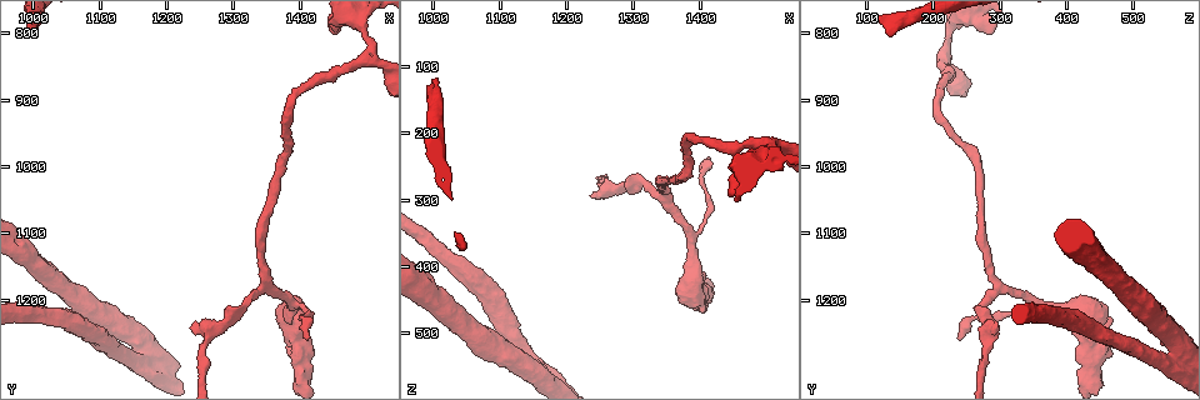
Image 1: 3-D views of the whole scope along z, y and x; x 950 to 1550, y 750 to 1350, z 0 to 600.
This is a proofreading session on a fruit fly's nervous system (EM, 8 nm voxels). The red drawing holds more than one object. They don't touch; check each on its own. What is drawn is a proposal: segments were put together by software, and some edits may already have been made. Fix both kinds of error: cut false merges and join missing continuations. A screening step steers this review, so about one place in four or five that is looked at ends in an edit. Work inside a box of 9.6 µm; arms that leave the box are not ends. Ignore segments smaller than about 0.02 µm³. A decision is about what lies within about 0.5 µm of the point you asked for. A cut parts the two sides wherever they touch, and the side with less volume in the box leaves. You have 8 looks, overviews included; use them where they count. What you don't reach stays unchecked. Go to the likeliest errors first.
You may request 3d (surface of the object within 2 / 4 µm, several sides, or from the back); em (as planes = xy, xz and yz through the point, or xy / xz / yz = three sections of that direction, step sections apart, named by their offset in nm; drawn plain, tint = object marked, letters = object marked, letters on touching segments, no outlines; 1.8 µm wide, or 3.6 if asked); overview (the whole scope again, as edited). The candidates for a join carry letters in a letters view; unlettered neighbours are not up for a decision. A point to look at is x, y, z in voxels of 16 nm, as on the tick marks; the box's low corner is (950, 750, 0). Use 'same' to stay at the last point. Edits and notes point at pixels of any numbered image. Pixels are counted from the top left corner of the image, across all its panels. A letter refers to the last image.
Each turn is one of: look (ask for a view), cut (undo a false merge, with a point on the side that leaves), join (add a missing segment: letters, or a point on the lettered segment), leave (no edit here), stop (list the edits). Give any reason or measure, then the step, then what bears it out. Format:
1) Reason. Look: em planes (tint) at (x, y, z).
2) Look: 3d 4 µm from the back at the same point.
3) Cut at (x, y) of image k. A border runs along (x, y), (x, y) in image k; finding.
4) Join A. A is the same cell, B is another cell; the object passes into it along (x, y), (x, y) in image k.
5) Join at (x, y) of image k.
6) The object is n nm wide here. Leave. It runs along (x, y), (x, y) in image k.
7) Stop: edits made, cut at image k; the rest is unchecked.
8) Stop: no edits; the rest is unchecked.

Branch point. Look: 3d 4 µm at (1505, 835, 210).

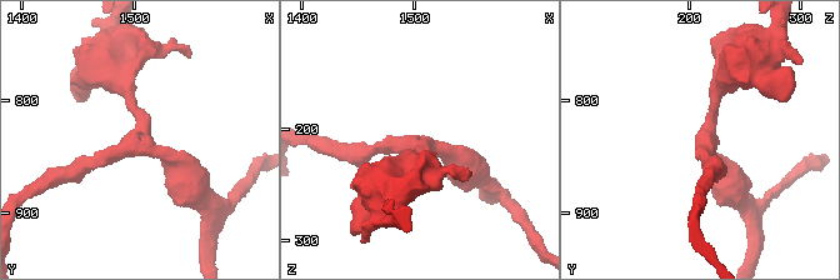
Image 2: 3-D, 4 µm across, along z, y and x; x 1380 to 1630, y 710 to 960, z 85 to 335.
3 arms meet here; the arms are 200, 200, 280 nm wide; shape alone is not enough. Look: em xy step 4 (tint) at (1504, 834, 216).

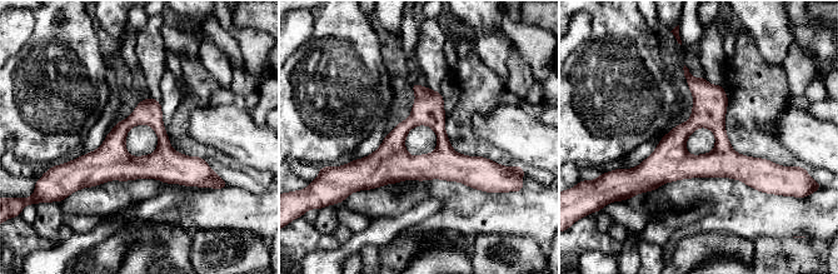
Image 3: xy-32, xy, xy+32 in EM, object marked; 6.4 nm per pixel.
Look: em planes (letters) at the same point.

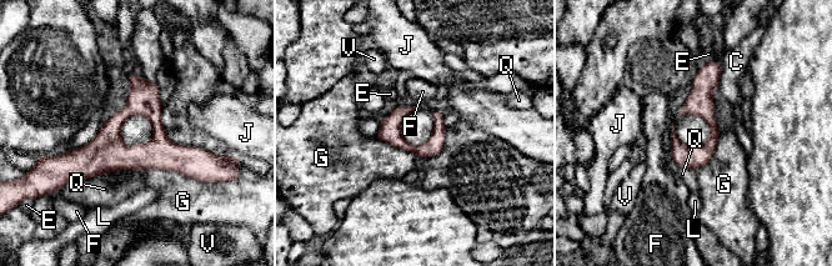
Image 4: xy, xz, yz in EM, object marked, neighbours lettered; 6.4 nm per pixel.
The object is 130 nm wide here. Leave. C, E, F, G, J, L, Q and V are other cells; it runs along (205, 152), (200, 156), (65, 156) in image 4; continuous, no second cell.

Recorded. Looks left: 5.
Sharp bend. Look: em 3.6 µm planes (letters) at (1165, 1280, 570).

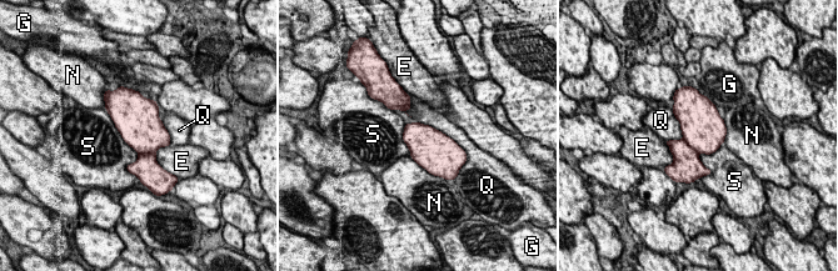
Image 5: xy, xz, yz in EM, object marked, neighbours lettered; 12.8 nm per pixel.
The object is 460 nm wide here. Cut at (687, 165) of image 5. E, G, N, Q and S are other cells; a border runs along (683, 137), (698, 152) in image 5; two cells meet here.

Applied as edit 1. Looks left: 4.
See it whole again. Look: overview.

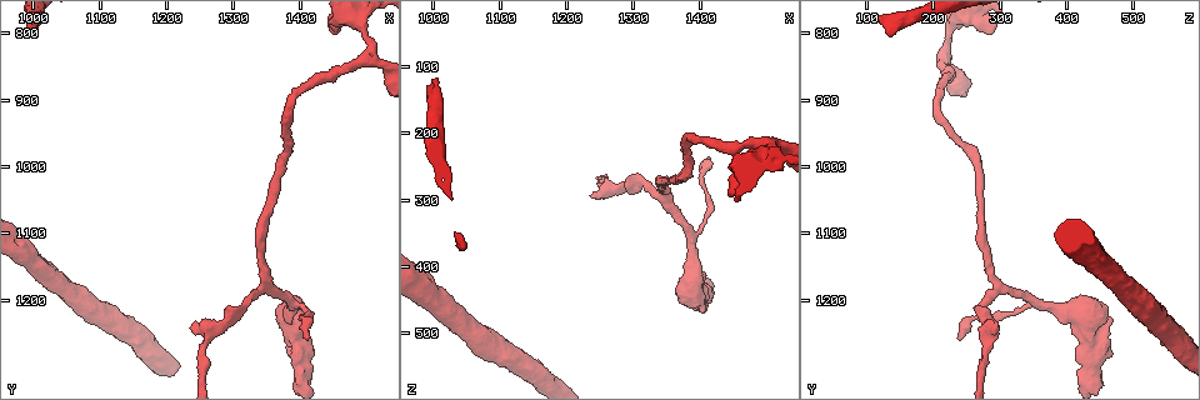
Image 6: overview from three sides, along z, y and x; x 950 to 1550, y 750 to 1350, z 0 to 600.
Free end. Look: em planes (letters) at (1445, 790, 300).

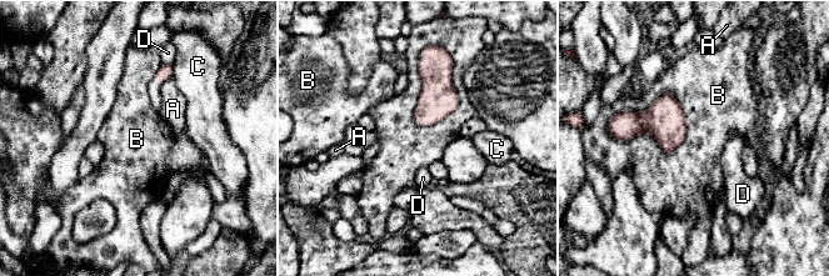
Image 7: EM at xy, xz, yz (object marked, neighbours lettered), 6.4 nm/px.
Leave. A, B, C and D are other cells; a border runs along (683, 106), (668, 154), (612, 138) in image 7; none of them fits.

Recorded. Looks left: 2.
Stop: edits made, cut at image 5; the rest is unchecked.

